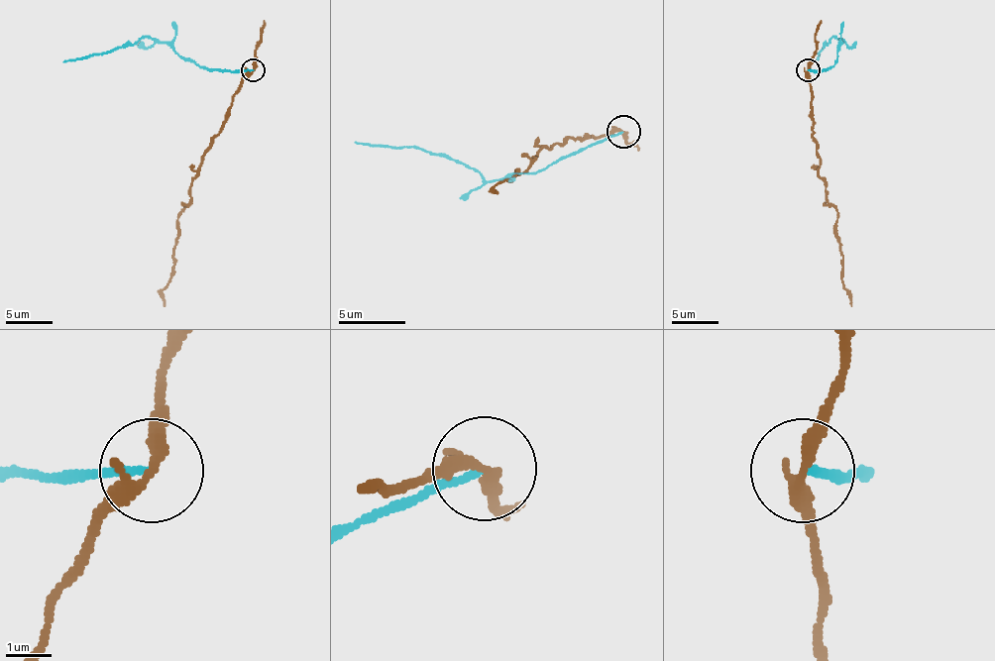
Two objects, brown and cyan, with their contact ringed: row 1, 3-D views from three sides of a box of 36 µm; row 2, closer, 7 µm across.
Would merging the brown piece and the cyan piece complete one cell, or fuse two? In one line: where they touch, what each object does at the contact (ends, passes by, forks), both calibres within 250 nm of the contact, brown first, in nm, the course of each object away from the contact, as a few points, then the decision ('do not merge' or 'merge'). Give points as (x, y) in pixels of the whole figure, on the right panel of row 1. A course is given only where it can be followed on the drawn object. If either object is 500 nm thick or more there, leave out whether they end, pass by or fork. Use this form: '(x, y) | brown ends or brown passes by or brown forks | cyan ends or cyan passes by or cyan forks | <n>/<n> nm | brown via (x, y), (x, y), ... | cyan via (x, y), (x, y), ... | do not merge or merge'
(808, 69) | brown passes by | cyan ends | 280/130 nm | brown via (807, 69), (819, 175), (826, 182), (826, 199), (837, 215), (835, 237), (842, 256), (842, 286), (852, 305) | cyan via (807, 69), (829, 69), (837, 59), (842, 41), (832, 37), (814, 62) | do not merge

